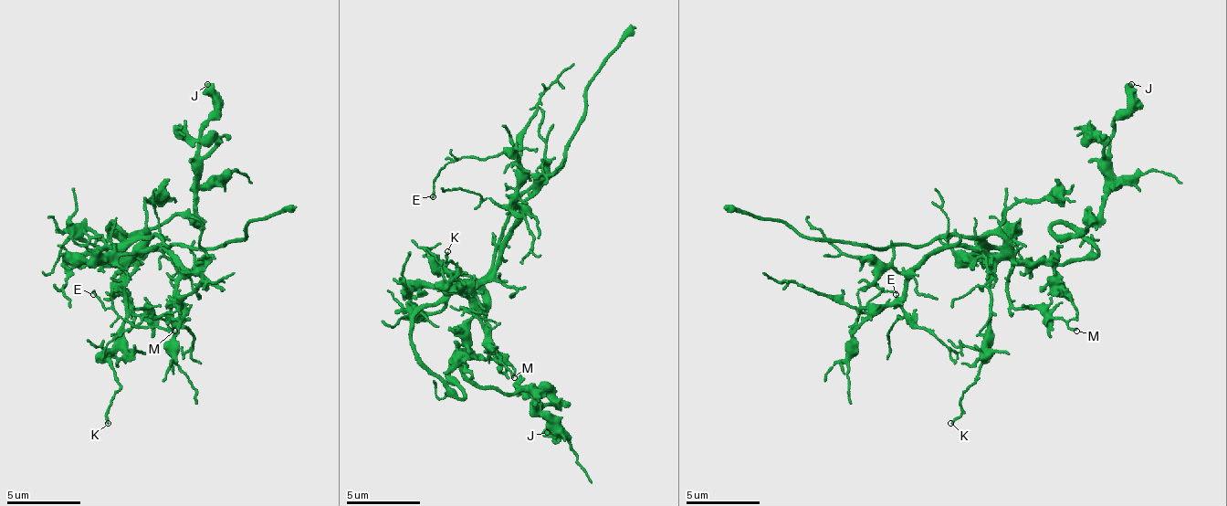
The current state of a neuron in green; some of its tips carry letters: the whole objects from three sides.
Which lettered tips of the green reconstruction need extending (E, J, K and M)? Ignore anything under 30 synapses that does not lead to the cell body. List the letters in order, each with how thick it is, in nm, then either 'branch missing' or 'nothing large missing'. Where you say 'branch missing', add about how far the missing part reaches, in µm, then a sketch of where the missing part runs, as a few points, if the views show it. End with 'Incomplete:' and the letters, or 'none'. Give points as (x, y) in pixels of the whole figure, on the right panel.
E: 100 nm thick; nothing large missing
J: 550 nm thick; nothing large missing
K: 140 nm thick; nothing large missing
M: 90 nm thick; nothing large missing
Incomplete: none

